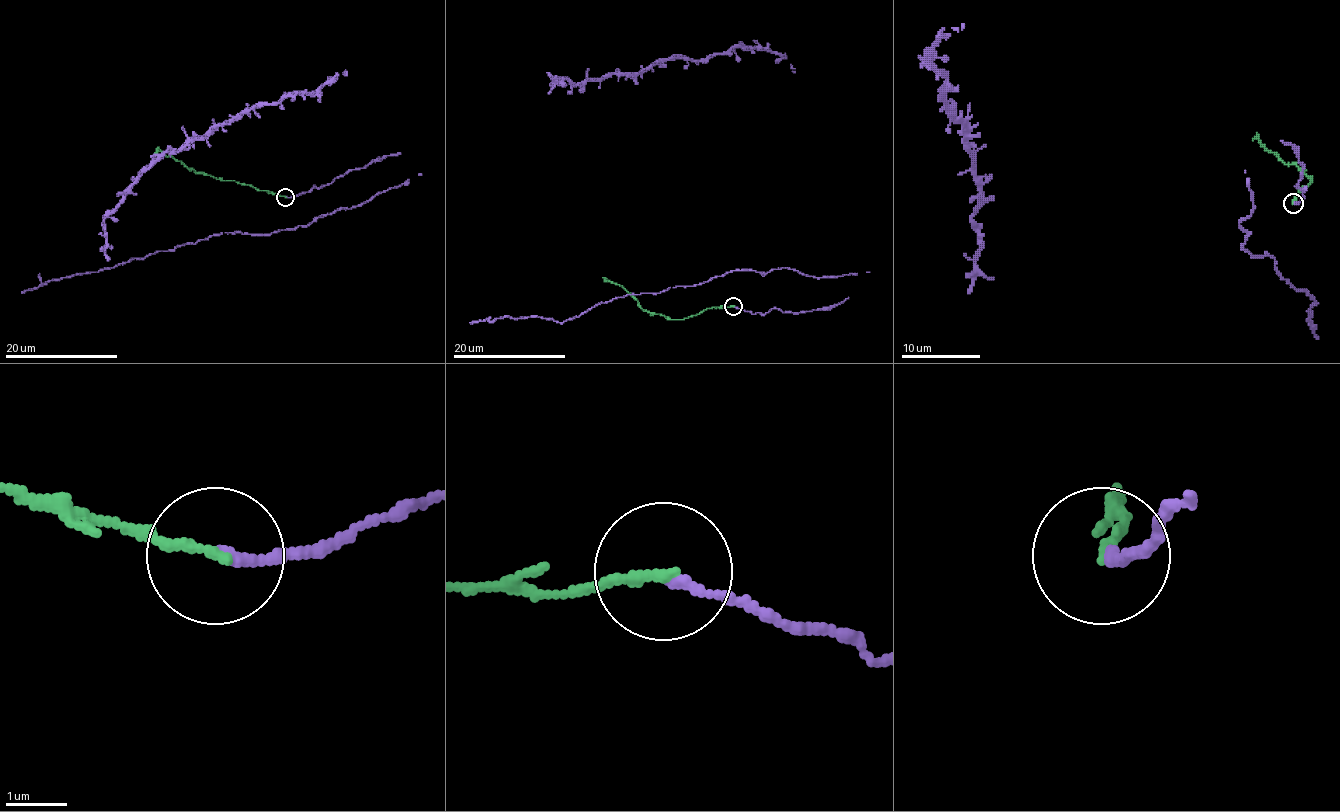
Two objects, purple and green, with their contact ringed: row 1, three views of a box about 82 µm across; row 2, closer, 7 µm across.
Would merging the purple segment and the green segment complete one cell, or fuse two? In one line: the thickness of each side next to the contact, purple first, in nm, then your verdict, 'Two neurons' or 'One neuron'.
Thickness 180 nm (purple) against 170 nm. One neuron

